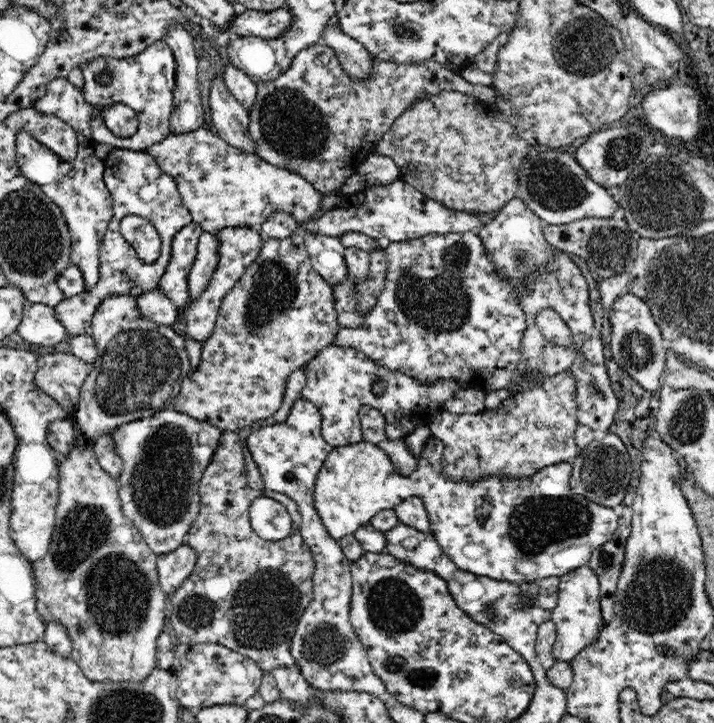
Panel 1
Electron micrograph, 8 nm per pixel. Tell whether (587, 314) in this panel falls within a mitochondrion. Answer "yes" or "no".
no

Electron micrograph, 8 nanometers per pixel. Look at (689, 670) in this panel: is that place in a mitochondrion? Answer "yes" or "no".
no

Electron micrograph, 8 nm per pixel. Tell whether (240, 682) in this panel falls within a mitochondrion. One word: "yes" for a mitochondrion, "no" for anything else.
no

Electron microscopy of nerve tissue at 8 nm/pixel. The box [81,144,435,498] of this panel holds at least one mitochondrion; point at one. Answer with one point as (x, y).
(136, 366)

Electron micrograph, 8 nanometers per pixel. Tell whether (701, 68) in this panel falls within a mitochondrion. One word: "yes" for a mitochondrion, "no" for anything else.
no

